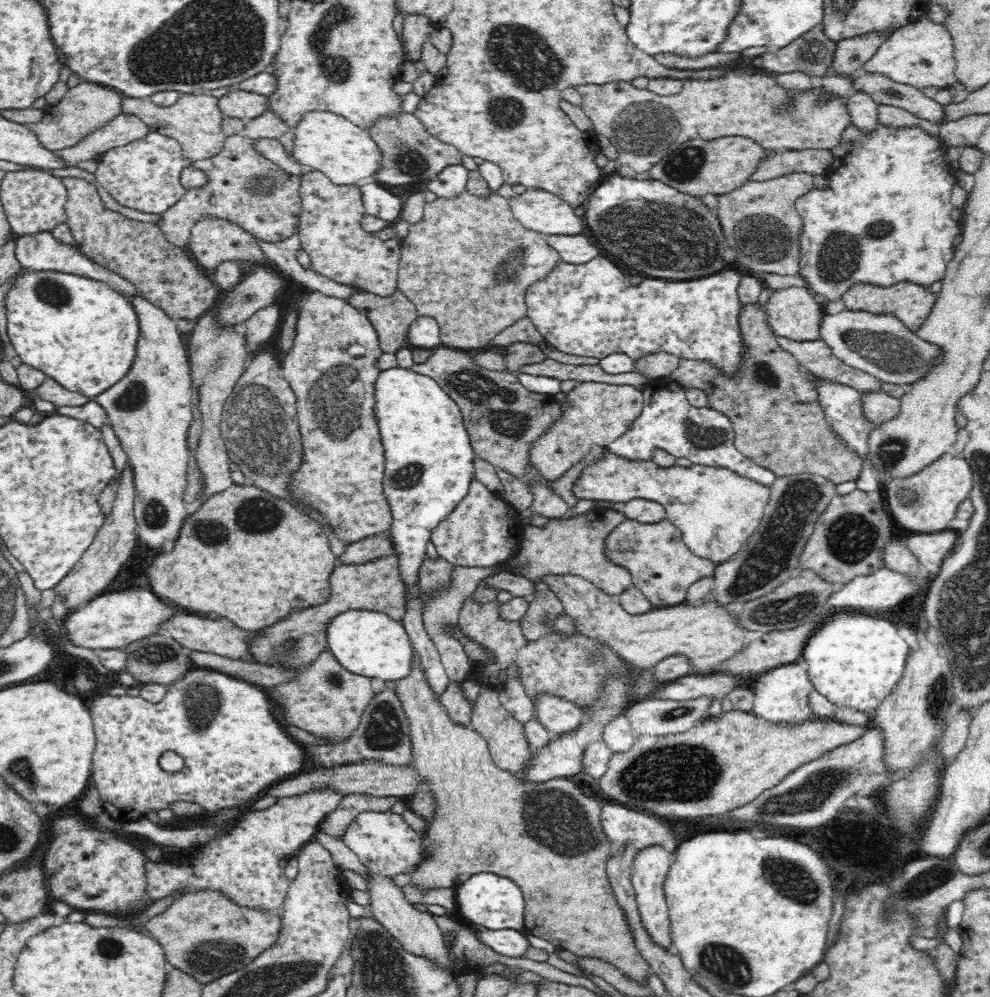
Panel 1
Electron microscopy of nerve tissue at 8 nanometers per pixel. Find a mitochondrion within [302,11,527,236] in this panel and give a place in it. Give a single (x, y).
(409, 164)

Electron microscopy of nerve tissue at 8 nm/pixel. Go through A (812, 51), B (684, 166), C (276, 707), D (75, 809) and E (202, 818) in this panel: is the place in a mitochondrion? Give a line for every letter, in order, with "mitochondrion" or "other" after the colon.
A: mitochondrion
B: mitochondrion
C: other
D: other
E: other

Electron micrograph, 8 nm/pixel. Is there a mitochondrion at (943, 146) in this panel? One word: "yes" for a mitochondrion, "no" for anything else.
no

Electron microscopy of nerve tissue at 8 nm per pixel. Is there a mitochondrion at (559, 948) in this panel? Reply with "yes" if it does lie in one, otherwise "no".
no

